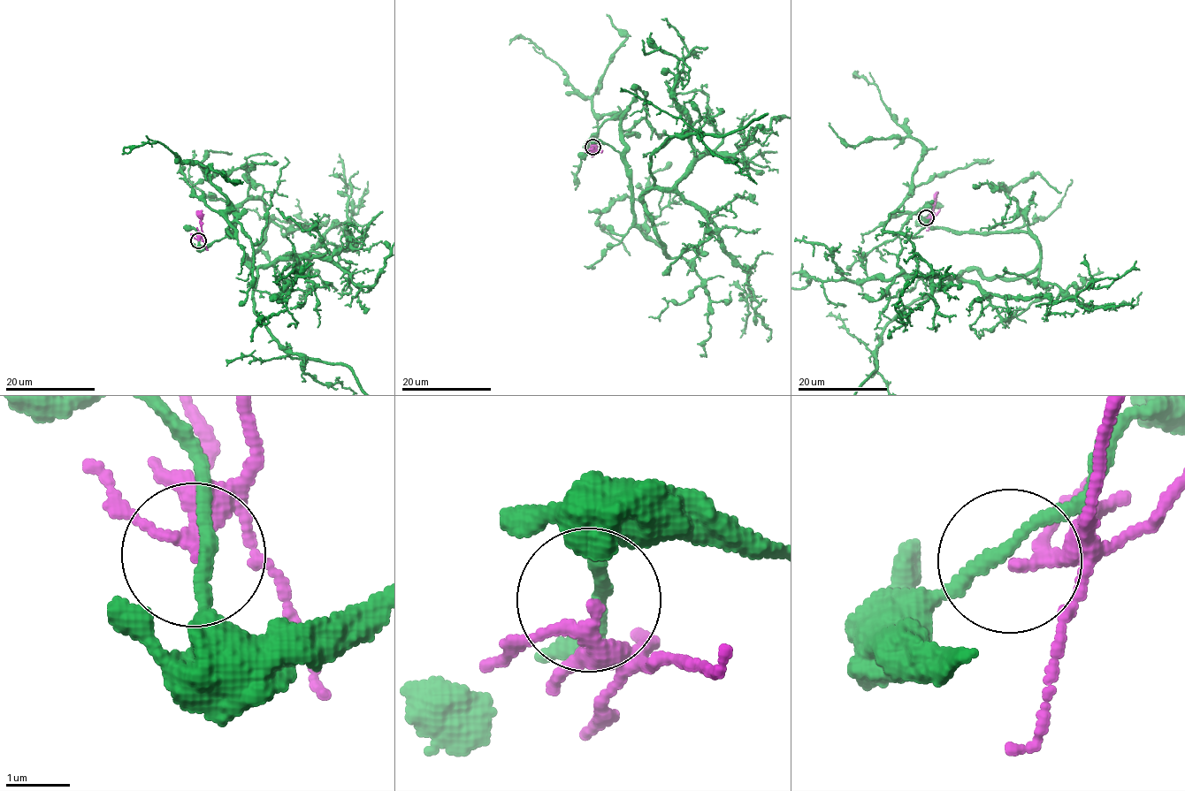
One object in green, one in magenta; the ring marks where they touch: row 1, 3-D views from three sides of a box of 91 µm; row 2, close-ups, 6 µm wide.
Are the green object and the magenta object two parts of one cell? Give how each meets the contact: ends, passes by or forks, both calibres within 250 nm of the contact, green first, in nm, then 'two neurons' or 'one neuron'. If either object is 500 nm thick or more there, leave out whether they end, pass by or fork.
green passes by | magenta passes by | 190/140 nm | two neurons

